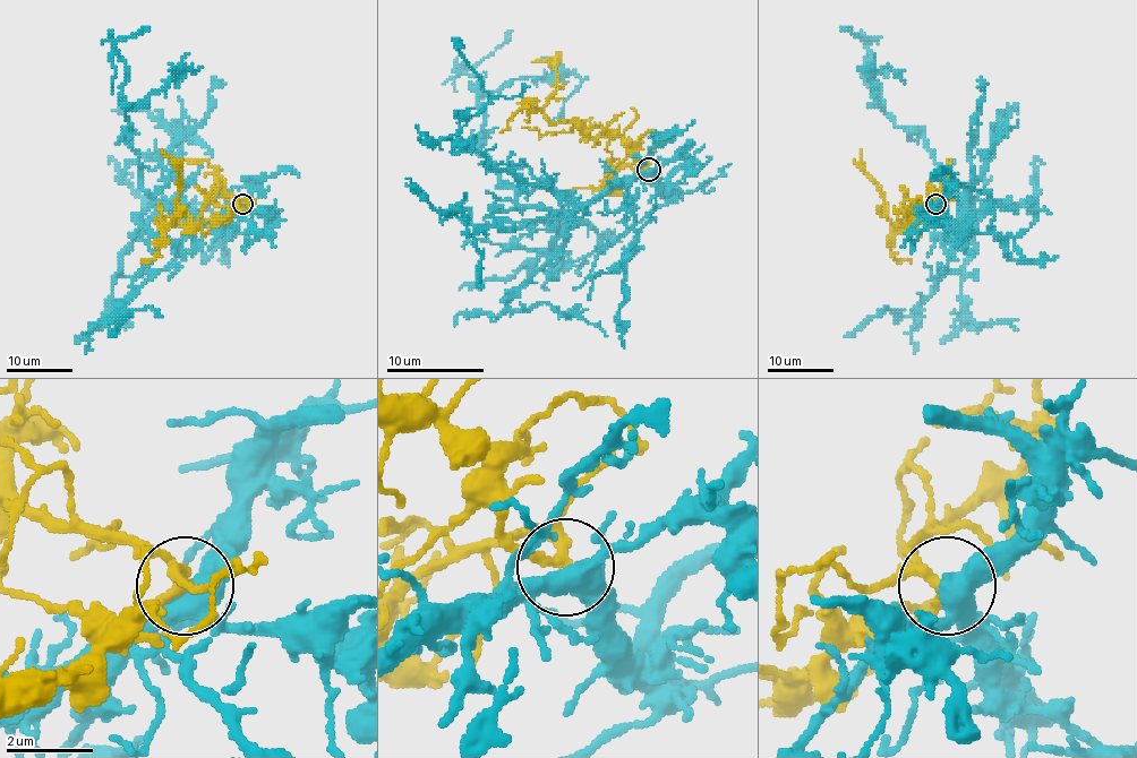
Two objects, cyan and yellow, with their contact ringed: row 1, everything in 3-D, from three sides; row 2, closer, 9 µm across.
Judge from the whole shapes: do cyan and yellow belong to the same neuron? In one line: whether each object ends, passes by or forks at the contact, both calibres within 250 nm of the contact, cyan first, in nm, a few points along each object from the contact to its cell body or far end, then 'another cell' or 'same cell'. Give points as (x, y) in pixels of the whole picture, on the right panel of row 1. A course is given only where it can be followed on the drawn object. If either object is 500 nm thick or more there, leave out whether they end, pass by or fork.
cyan forks | yellow forks | 440/180 nm | cyan via (934, 204), (951, 222), (965, 207), (925, 137), (898, 128), (873, 96), (870, 69), (887, 66), (905, 83) | yellow via (934, 204), (913, 222), (891, 222), (880, 187), (866, 174), (862, 149) | same cell

